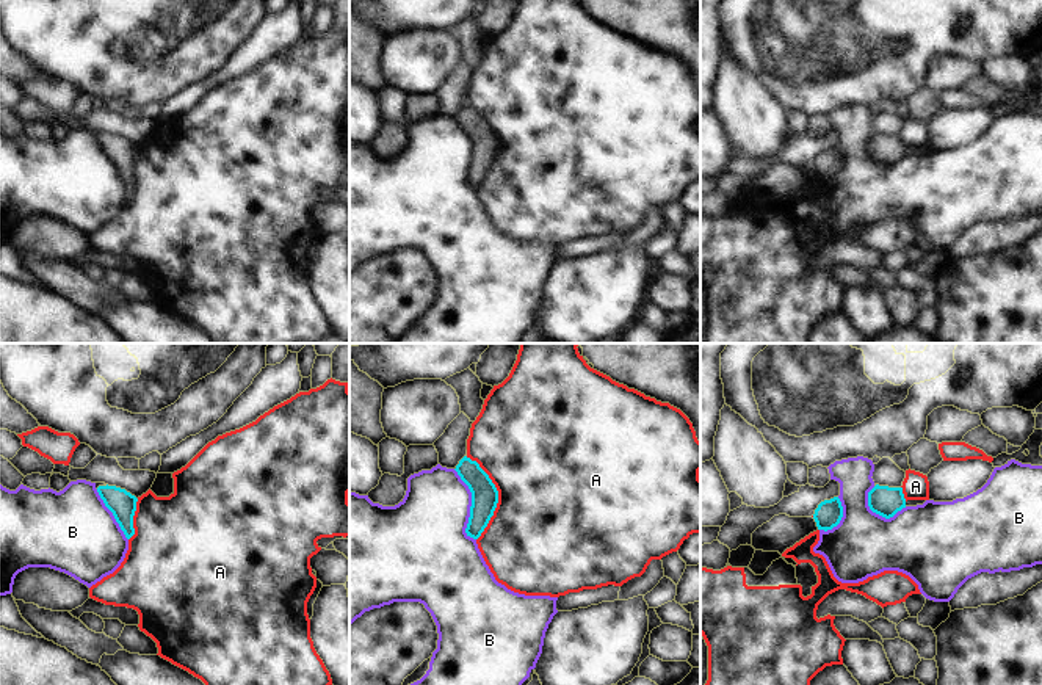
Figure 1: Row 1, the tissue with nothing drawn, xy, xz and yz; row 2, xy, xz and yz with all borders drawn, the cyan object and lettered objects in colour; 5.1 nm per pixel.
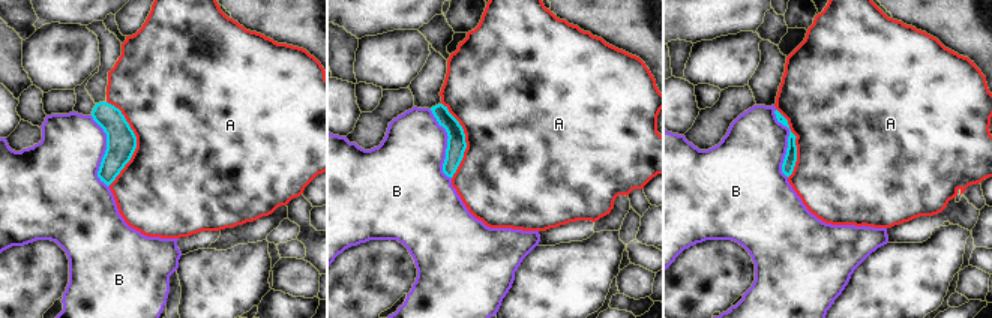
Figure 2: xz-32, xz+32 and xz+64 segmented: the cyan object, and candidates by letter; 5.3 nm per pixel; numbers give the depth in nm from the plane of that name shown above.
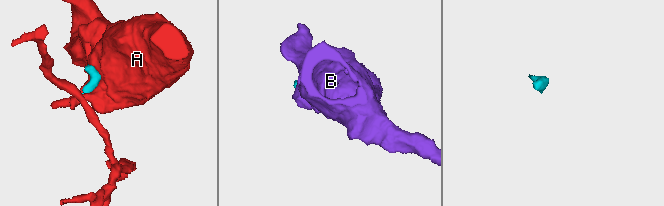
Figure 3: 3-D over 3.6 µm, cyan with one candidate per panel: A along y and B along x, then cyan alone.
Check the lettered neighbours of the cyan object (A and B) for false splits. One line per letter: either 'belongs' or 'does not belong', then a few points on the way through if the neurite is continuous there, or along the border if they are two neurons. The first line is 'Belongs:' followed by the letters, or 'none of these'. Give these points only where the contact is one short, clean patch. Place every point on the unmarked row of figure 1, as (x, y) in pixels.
Belongs: none of these
A: does not belong
B: does not belong

